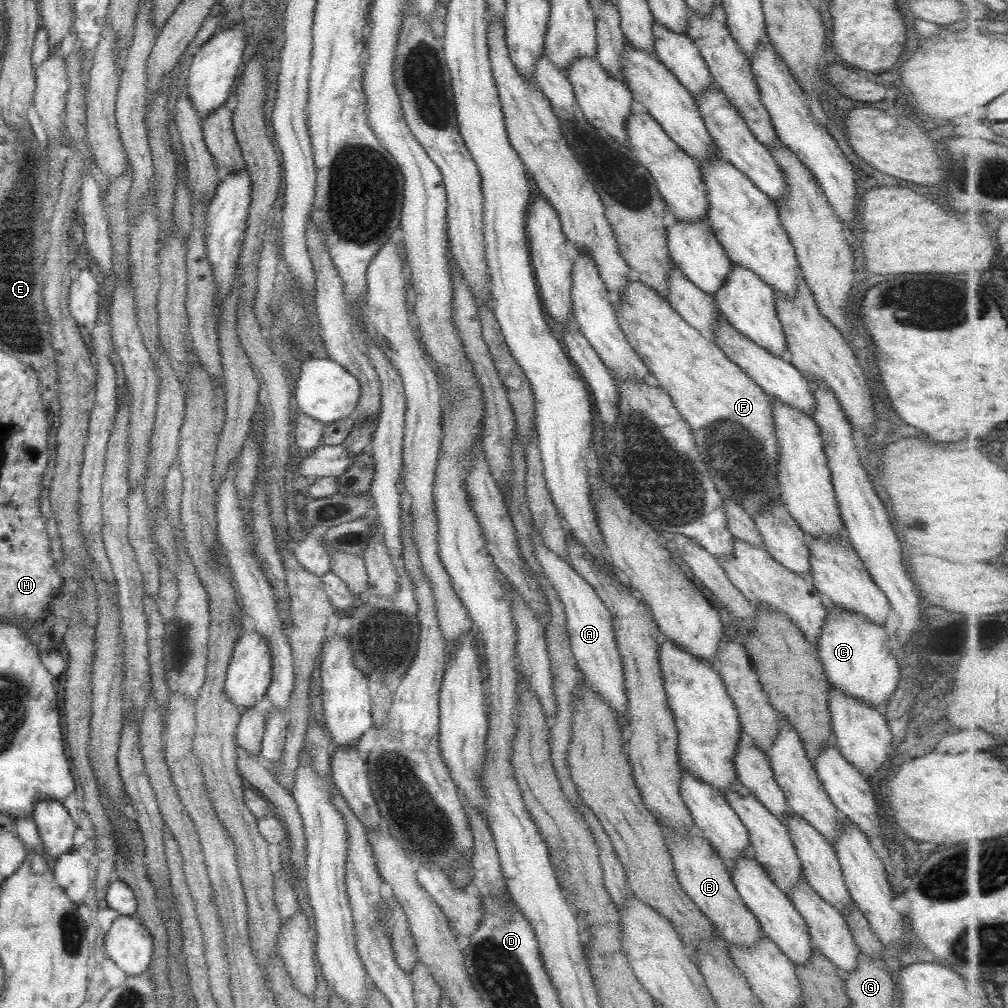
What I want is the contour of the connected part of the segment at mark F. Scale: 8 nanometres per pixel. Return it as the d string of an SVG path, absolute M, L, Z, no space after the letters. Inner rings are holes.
M627 279L624 284L624 291L620 294L618 303L614 303L614 308L616 309L617 324L624 334L625 340L647 367L647 372L656 380L656 385L669 395L679 417L689 426L691 433L693 433L695 448L701 454L701 458L705 466L707 466L709 477L715 489L722 497L732 498L735 502L741 504L742 509L753 518L757 511L760 511L769 501L778 499L779 496L776 467L777 438L775 438L775 427L773 427L773 406L770 397L745 374L745 371L742 371L733 361L730 361L714 341L703 338L700 332L697 332L695 328L681 320L681 317L671 308L668 301L662 299L652 288L646 287L642 282Z

